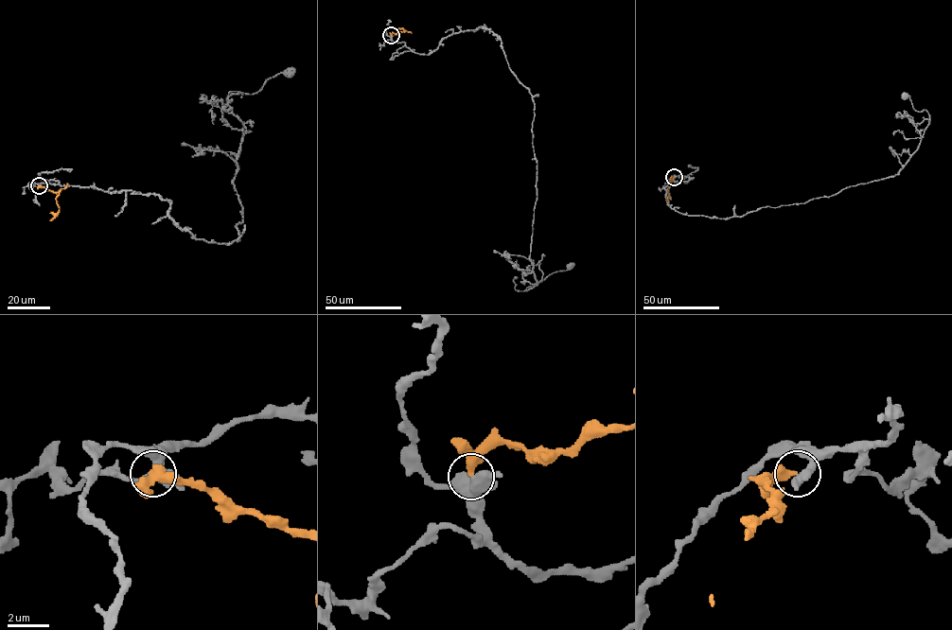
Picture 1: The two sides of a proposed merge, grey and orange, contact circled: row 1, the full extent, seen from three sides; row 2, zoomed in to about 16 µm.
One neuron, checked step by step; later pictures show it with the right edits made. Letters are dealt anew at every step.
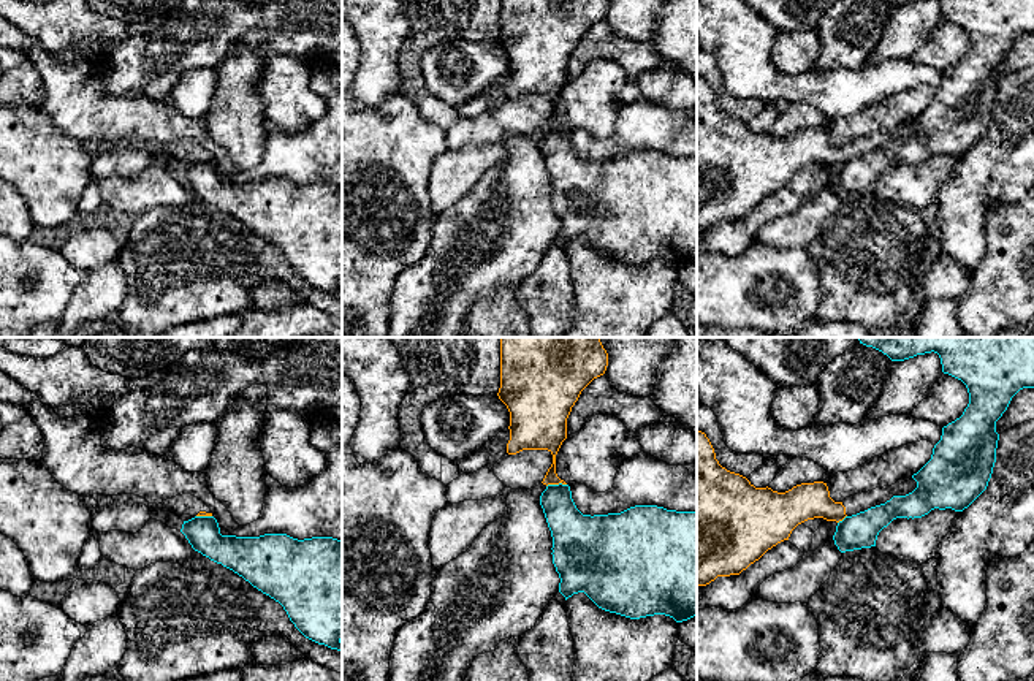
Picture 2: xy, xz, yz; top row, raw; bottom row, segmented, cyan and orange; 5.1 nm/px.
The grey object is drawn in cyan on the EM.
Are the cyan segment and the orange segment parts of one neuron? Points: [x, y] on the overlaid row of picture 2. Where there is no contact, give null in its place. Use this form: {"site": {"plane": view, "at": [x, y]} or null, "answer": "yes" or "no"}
{"site": {"plane": "xz", "at": [556, 485]}, "answer": "no"}

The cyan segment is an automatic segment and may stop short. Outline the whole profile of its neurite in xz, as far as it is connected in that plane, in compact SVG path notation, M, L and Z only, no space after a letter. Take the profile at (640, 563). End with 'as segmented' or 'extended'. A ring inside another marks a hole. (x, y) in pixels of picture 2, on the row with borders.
M548 485L540 496L553 537L553 564L559 573L559 592L565 597L584 592L599 608L630 619L665 614L676 622L697 616L697 512L676 512L657 505L635 505L621 513L583 515L568 485Z; as segmented

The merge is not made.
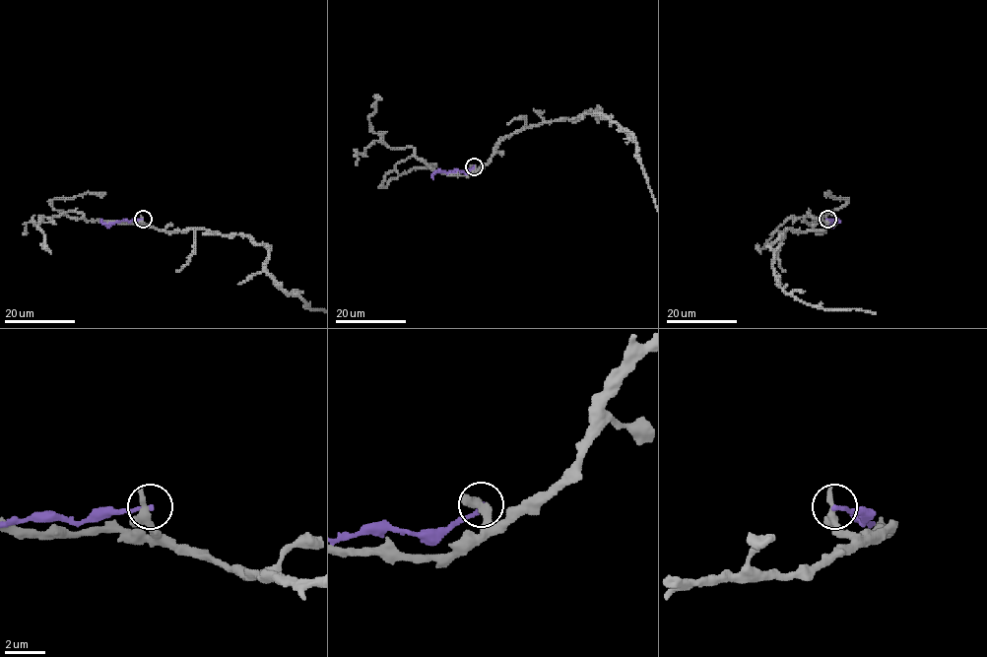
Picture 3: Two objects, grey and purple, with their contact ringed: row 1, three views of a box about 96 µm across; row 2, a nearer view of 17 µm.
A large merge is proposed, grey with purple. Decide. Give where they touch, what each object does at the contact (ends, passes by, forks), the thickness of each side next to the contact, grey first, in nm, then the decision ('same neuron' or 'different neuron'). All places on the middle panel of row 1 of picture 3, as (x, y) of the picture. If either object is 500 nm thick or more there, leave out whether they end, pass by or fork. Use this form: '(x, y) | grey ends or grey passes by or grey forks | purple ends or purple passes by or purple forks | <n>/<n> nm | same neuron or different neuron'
(474, 166) | 500/240 nm | different neuron

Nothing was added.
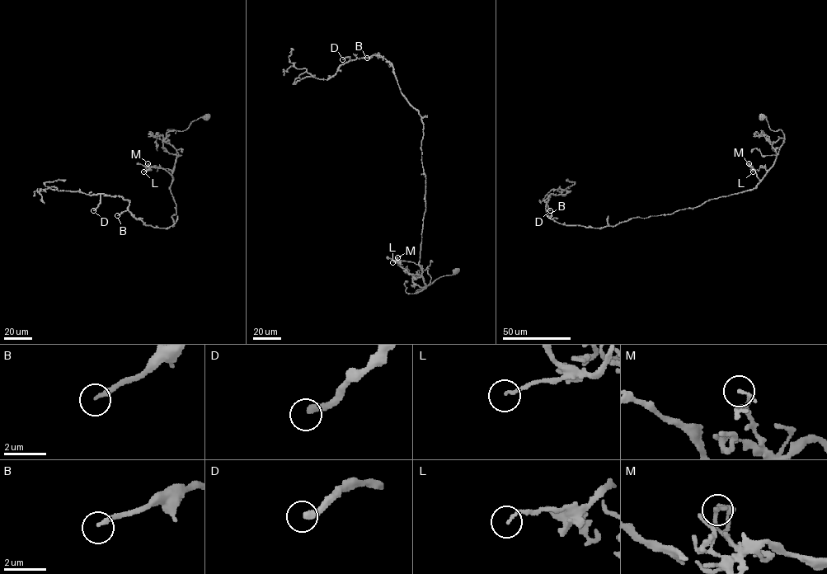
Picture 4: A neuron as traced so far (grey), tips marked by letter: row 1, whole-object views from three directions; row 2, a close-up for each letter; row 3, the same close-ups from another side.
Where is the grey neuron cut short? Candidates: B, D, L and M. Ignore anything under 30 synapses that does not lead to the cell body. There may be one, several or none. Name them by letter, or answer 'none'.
B

